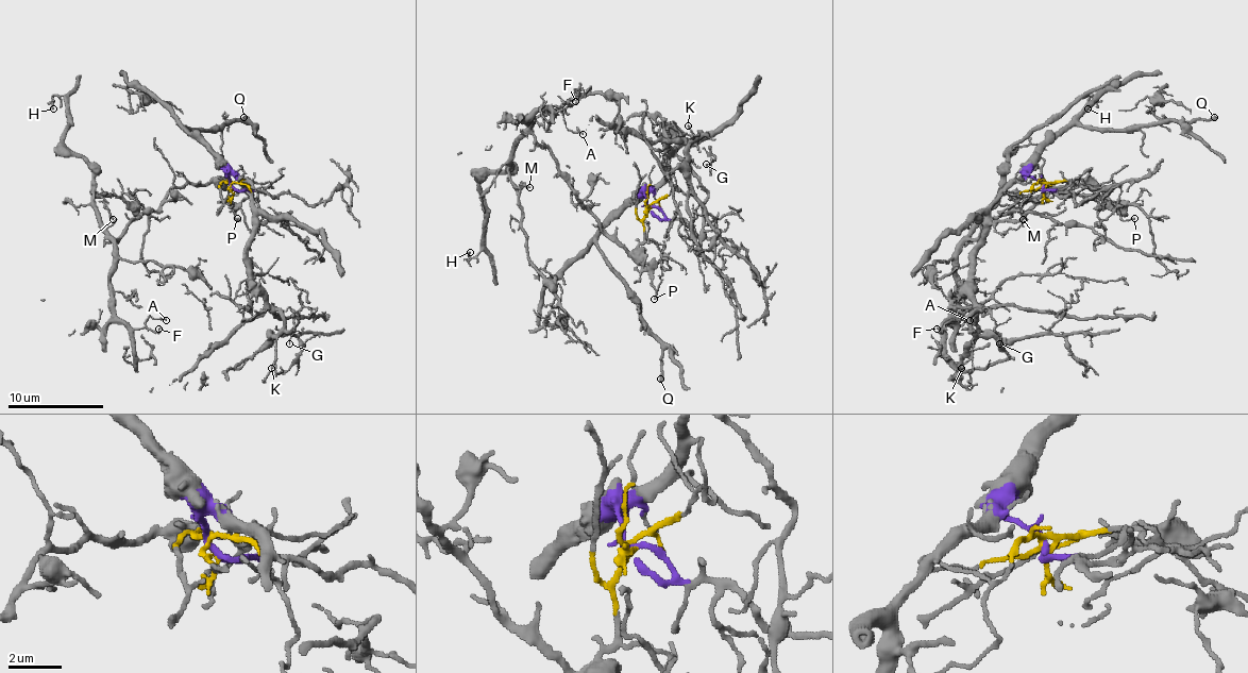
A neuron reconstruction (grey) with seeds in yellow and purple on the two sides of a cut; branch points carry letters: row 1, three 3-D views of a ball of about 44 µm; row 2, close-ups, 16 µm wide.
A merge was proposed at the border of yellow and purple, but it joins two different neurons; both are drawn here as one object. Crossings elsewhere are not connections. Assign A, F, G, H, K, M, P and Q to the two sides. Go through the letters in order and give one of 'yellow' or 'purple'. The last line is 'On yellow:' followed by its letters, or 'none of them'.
A: yellow
F: yellow
G: purple
H: yellow
K: purple
M: yellow
P: yellow
Q: purple
On yellow: A, F, H, M, P

